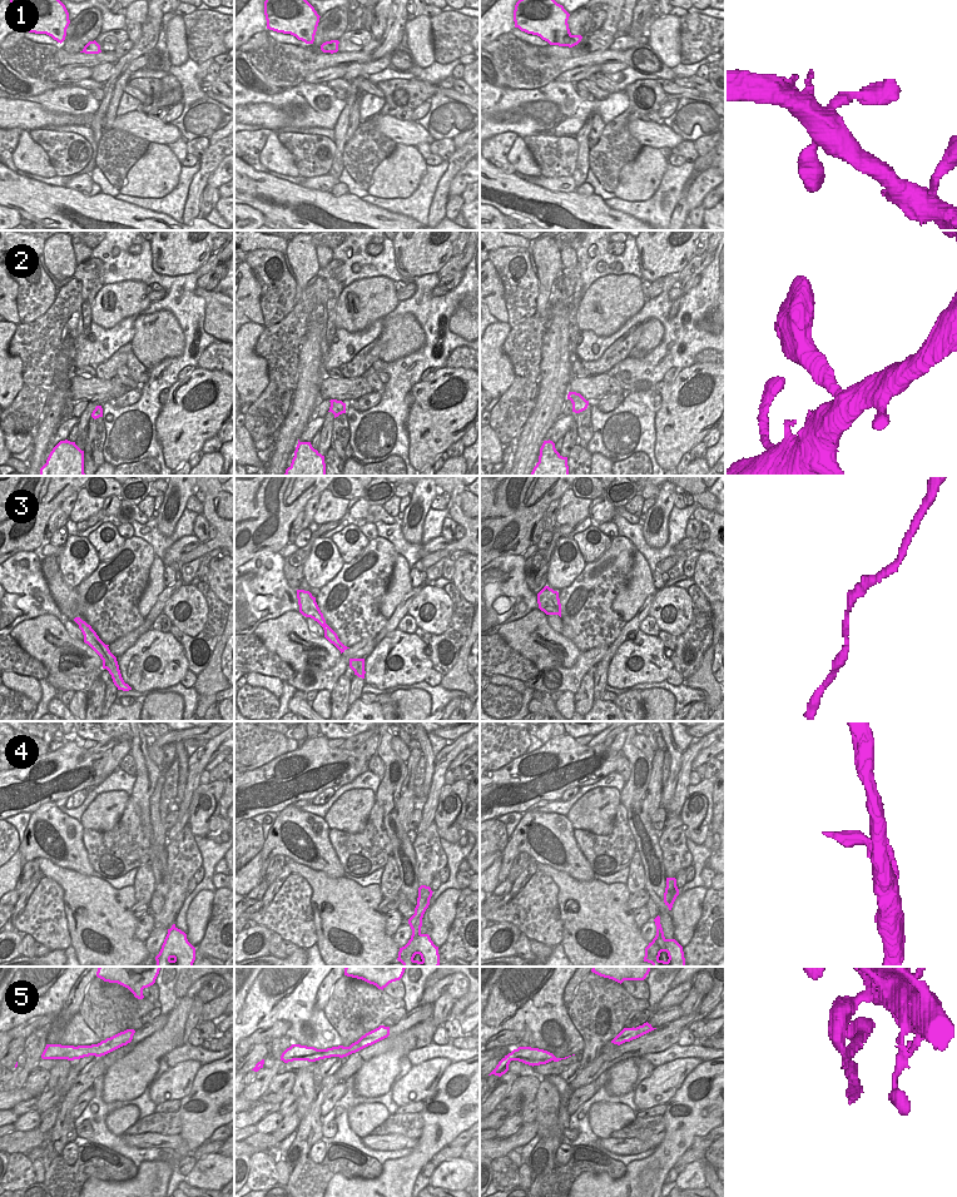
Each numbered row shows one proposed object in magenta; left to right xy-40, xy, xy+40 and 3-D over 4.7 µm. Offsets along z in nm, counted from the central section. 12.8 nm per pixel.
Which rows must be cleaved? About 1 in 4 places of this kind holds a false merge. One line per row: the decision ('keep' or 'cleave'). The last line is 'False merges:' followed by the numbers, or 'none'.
1: keep
2: keep
3: keep
4: keep
5: cleave
False merges: 5

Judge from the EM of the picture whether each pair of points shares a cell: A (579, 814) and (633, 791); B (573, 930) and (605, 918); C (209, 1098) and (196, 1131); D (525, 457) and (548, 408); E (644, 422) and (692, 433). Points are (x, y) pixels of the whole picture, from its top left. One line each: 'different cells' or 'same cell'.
A: different cells
B: same cell
C: same cell
D: same cell
E: different cells

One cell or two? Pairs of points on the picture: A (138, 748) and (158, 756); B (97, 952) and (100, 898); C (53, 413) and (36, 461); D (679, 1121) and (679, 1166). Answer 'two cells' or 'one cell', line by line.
A: two cells
B: one cell
C: one cell
D: two cells

